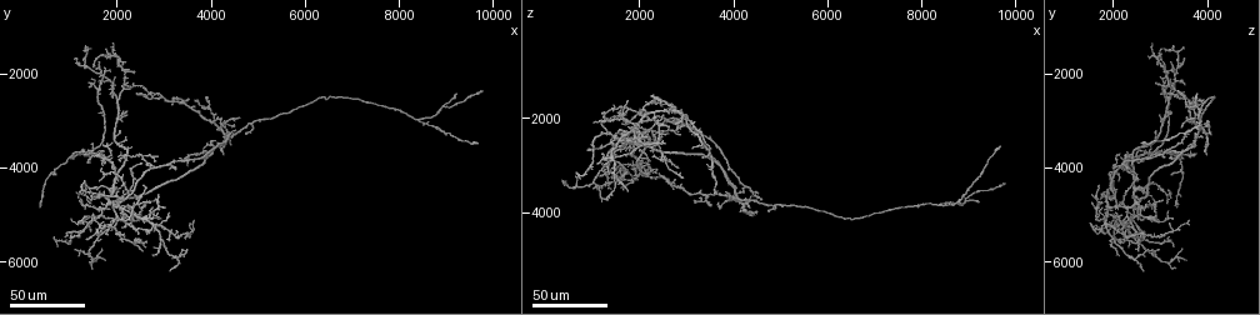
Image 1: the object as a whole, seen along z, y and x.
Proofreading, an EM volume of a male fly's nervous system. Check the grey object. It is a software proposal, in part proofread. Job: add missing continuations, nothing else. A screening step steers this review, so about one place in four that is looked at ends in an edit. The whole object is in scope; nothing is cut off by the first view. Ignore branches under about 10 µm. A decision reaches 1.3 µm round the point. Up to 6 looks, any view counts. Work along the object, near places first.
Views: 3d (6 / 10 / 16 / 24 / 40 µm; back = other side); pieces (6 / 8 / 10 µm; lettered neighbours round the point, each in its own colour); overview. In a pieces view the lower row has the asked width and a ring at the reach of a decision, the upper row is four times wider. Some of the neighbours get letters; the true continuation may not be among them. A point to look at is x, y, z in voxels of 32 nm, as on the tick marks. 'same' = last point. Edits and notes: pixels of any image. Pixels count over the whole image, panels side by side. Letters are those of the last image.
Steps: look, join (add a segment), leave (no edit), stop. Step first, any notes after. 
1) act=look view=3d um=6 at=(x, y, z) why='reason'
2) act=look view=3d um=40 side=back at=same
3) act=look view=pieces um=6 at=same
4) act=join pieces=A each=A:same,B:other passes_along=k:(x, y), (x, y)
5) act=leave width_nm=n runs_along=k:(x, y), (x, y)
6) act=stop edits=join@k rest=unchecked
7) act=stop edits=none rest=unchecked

act=look view=3d um=40 at=(1650, 1750, 3250)

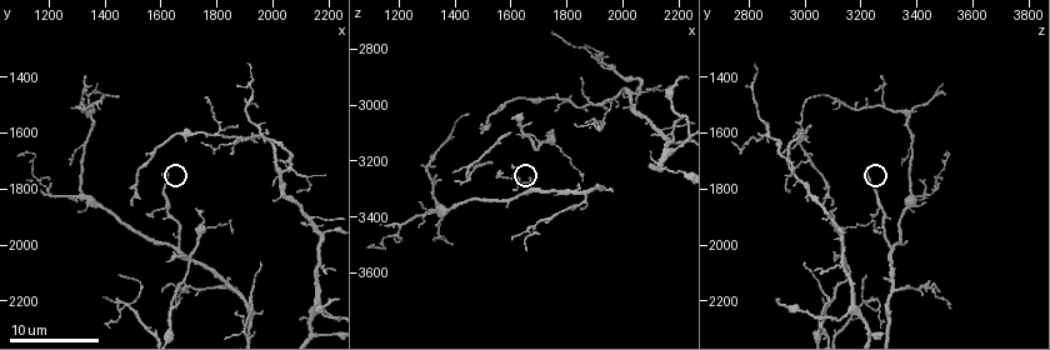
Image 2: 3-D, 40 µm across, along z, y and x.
act=look view=pieces um=10 at=(1600, 1760, 3210)

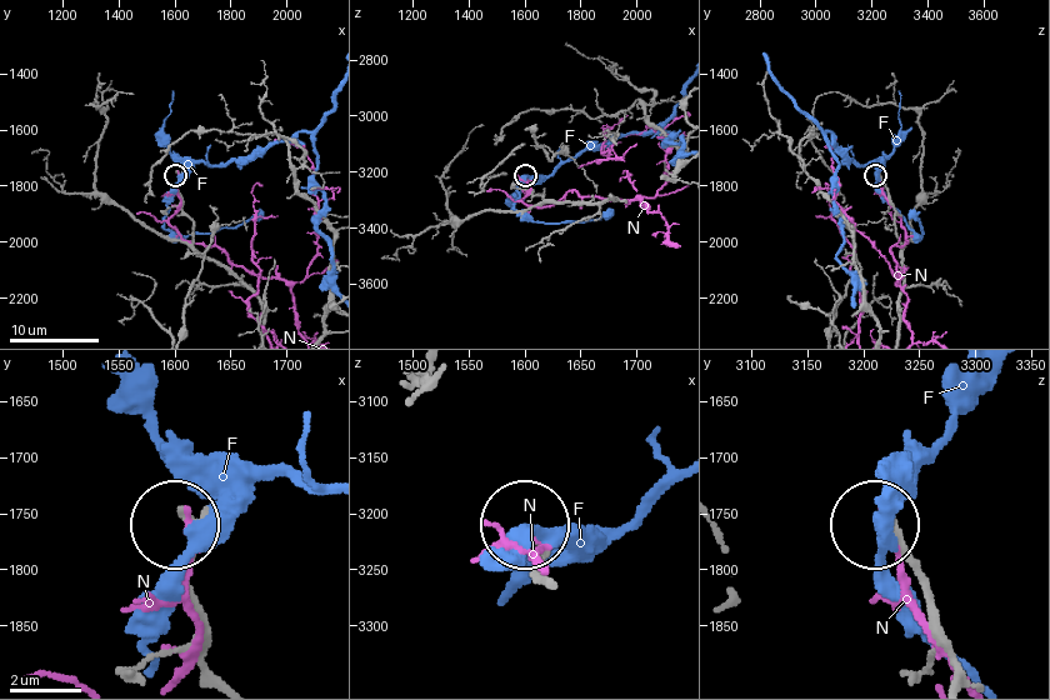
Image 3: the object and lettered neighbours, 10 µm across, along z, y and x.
act=leave each=F:other,N:other found='none of them fits'

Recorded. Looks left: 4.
act=look view=3d um=24 at=(2200, 2150, 2850) why='thin end'

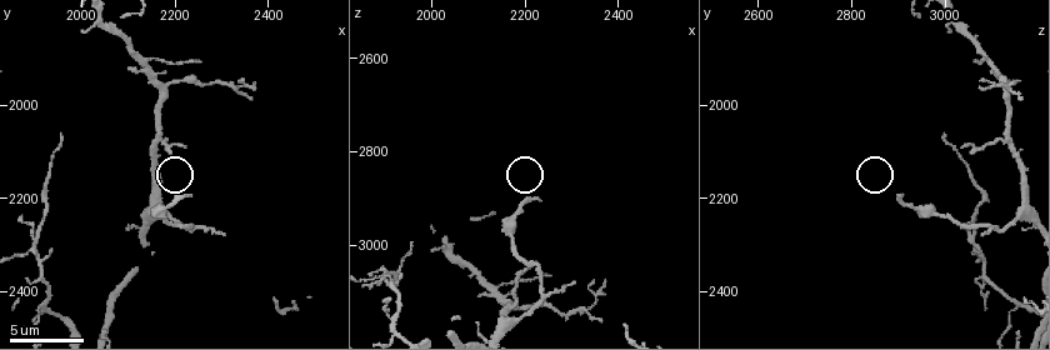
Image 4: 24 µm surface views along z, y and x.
act=look view=3d um=6 at=(2225, 2195, 2895) why='zoom in'

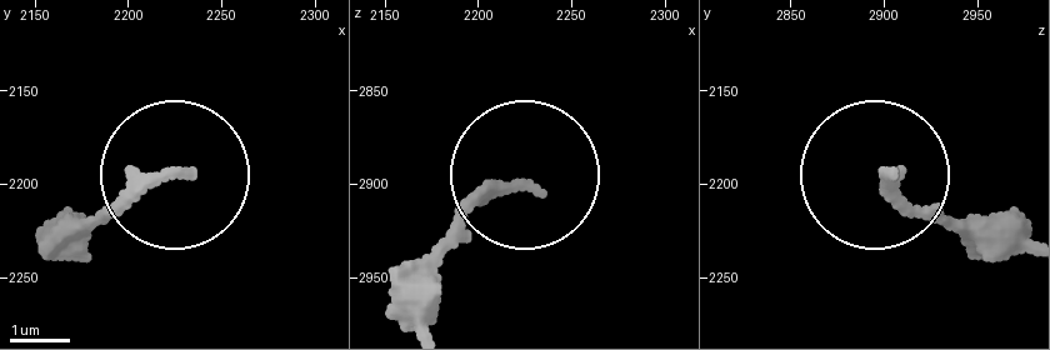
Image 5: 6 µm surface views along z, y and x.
act=look view=pieces um=10 at=(2228, 2196, 2902)

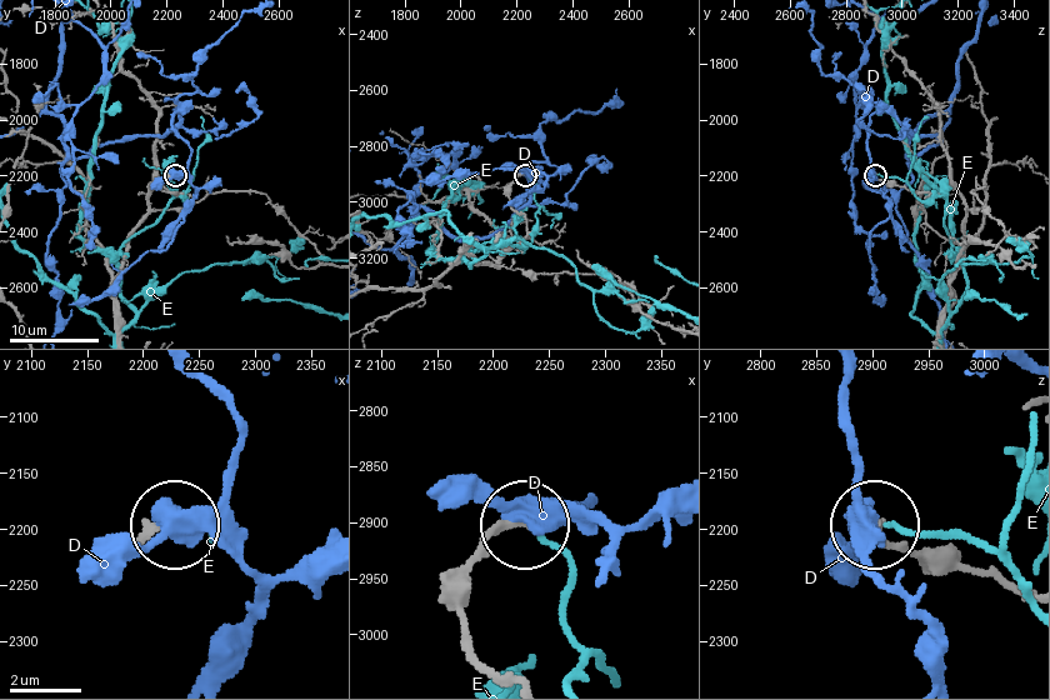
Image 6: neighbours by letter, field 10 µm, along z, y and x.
act=leave each=D:other,E:other runs_along=6:(504, 679), (471, 643), (460, 580), (495, 535), (519, 526) found='none of them fits'

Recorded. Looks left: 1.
act=stop edits=none rest=unchecked

